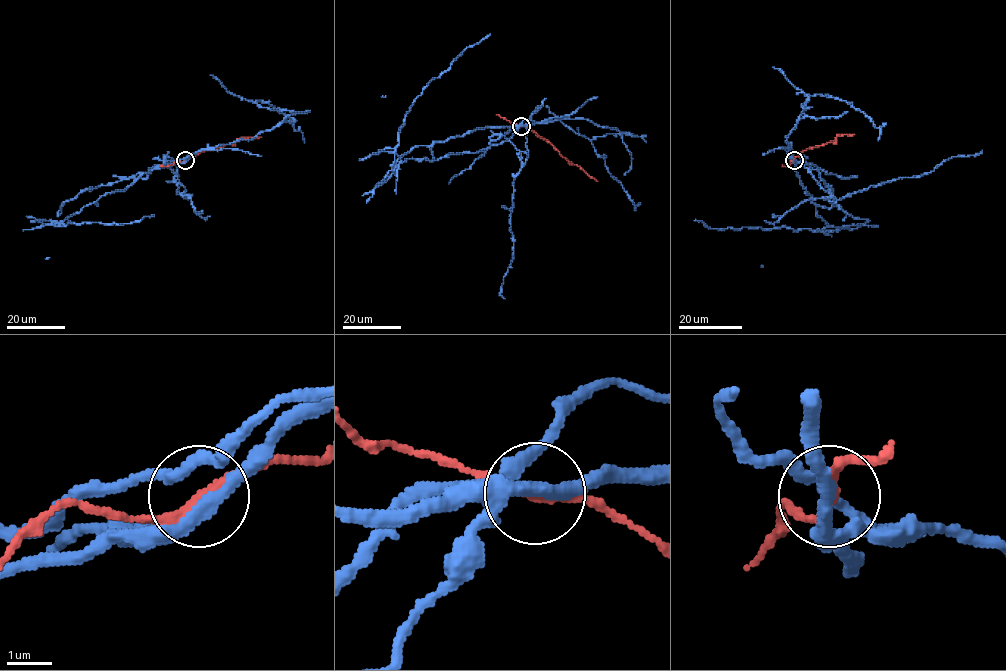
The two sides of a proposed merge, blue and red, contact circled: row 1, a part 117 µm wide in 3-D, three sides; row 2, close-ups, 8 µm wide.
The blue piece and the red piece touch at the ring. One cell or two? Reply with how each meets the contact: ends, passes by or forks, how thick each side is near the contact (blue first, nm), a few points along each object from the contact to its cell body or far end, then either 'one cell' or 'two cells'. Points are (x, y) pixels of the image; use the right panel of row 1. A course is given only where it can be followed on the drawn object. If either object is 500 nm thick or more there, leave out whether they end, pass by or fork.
blue forks there; red passes by; 280 nm thick on the blue side, 200 nm on the other; blue runs (794, 159), (799, 182), (812, 196), (816, 215), (827, 225), (822, 229), (710, 229), (694, 220); red runs (794, 159), (805, 150), (833, 141), (838, 135), (854, 134); two cells

